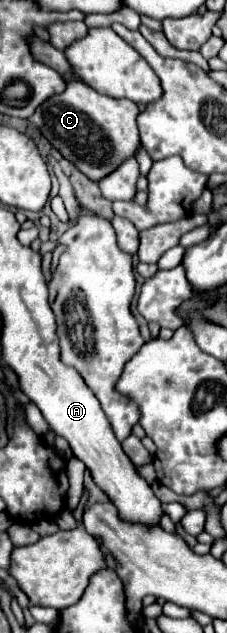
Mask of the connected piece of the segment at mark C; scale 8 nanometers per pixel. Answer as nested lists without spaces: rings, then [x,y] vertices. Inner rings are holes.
[[[73,78],[67,82],[65,92],[45,100],[29,122],[35,124],[41,134],[89,180],[99,182],[115,172],[127,158],[133,158],[141,148],[137,114],[137,104],[129,100],[113,100],[87,86],[83,80]]]

